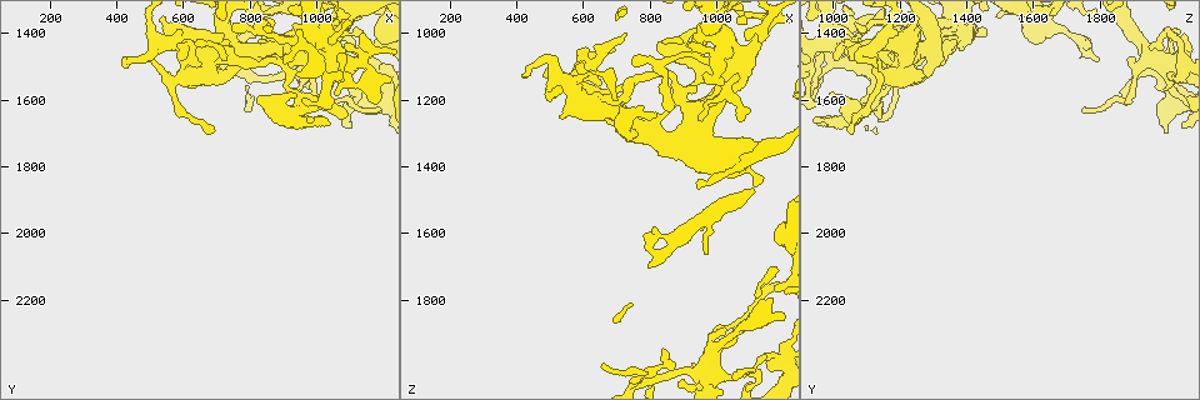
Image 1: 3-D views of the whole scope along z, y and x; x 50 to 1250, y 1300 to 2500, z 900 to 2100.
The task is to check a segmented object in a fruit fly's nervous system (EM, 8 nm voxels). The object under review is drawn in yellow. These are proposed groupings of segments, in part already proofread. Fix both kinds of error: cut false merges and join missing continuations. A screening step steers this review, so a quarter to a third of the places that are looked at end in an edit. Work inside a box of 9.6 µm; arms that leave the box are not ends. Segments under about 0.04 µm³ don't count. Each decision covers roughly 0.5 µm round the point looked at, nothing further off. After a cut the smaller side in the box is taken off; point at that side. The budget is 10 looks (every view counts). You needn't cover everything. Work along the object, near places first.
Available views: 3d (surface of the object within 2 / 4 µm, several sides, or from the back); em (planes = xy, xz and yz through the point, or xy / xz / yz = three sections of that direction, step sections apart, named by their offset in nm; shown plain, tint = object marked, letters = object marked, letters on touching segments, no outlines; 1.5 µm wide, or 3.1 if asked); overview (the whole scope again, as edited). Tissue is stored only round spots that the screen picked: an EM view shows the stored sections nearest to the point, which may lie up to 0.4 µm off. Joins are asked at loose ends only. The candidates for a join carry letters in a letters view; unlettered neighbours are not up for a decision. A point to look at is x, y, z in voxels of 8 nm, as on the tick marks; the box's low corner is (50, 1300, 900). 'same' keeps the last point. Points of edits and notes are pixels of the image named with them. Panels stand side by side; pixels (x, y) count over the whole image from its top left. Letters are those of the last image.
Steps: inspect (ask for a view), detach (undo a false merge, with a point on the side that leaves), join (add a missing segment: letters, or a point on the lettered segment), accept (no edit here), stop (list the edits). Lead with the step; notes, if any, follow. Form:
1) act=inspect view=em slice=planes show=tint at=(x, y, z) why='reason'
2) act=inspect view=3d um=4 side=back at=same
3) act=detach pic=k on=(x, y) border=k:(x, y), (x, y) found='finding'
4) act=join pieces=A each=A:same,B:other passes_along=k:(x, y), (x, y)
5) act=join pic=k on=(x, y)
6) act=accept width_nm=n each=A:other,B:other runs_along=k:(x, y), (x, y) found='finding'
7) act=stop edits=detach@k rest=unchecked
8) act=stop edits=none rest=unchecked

act=inspect view=em slice=planes show=letters at=(750, 1380, 1080) why='free end'

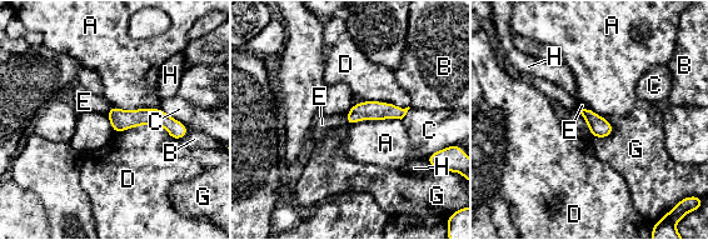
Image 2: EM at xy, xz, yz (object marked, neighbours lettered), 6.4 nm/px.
act=accept each=A:other,B:other,C:other,D:other,E:other,G:other,H:other found='no lettered segment goes on from it'

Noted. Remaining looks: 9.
act=inspect view=3d um=2 at=(420, 1500, 1130) why='branch stops here'

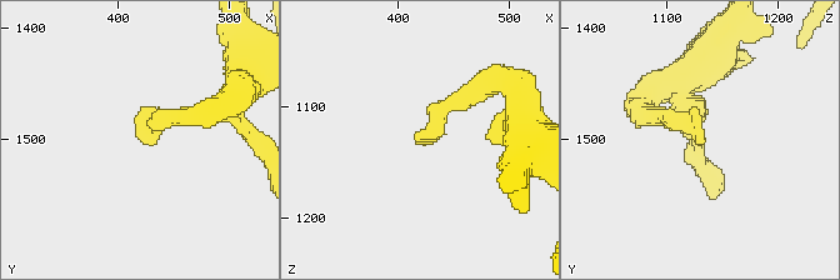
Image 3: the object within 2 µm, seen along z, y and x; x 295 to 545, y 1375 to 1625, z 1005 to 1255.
act=inspect view=em slice=planes show=letters at=(418, 1498, 1132) why='now the EM'

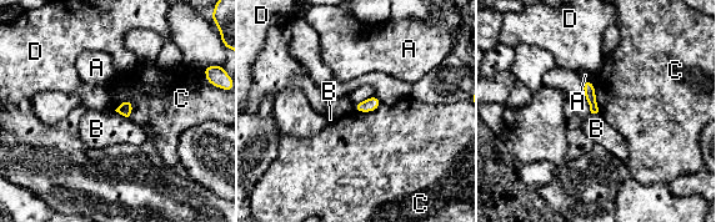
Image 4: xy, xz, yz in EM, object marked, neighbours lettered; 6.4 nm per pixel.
act=accept longest_contact=C:200nm each=A:other,B:other,C:other,D:other border=4:(591, 81), (599, 111) found='no lettered segment goes on from it'

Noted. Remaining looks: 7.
act=inspect view=em slice=xy step=8 show=tint at=(690, 1700, 1040) why='long arm stops here'

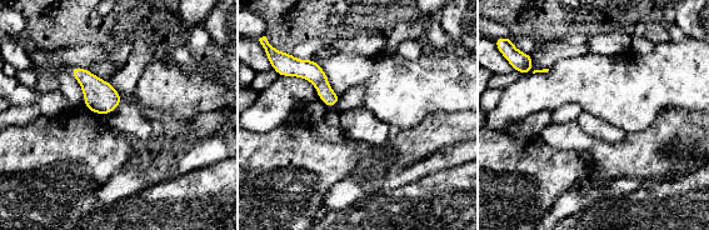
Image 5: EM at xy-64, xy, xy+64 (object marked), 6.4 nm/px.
act=inspect view=em slice=yz step=4 show=letters at=same

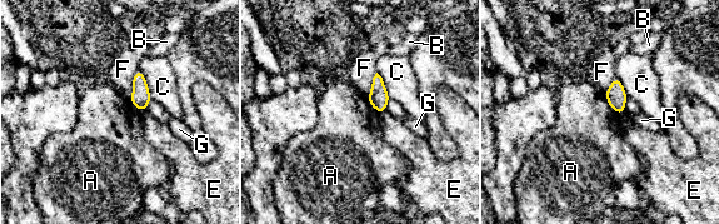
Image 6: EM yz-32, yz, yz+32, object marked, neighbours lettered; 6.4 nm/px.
act=accept width_nm=90 each=A:other,B:other,C:other,E:other,F:other,G:other border=6:(603, 94), (607, 103), (619, 115) found='no lettered segment goes on from it'

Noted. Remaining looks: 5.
act=inspect view=3d um=2 at=(1100, 1690, 2040) why='an open end'

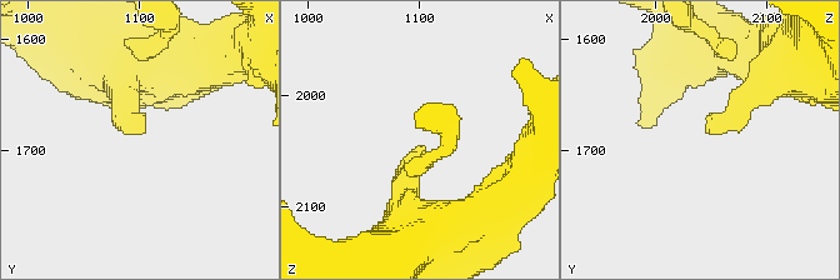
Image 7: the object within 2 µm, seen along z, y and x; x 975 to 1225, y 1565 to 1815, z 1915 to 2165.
act=inspect view=em slice=planes show=letters at=(1102, 1682, 2044) why='now the EM'

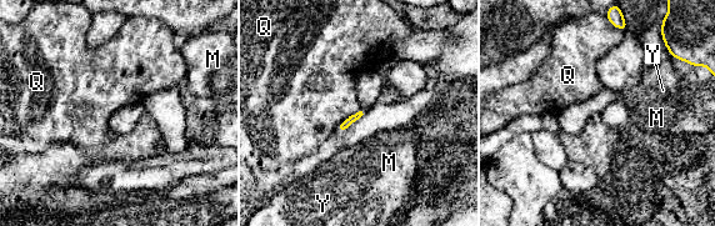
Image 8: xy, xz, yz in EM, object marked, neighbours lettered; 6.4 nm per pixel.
act=accept longest_contact=Q:200nm each=M:other,Q:other,Y:other border=8:(360, 110), (346, 116), (335, 129) found='none of them fits'

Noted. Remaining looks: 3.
act=stop edits=none rest=unchecked

